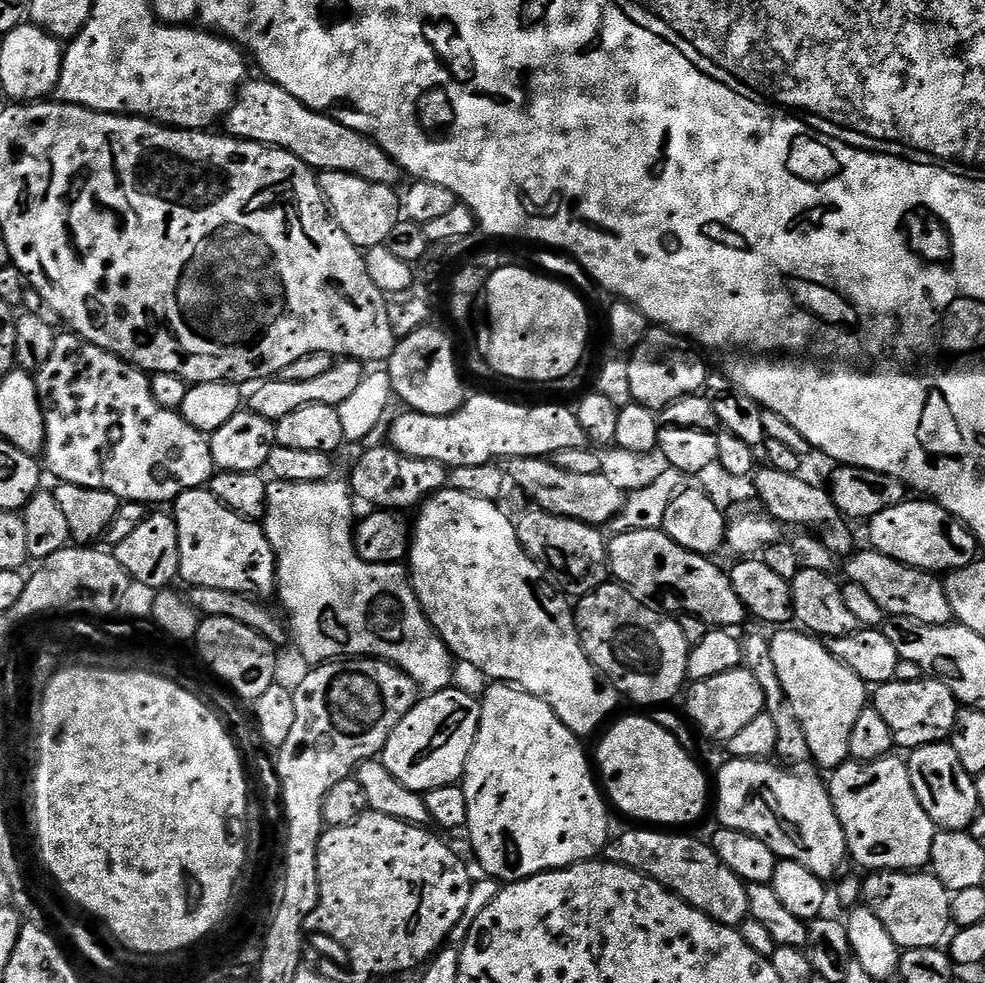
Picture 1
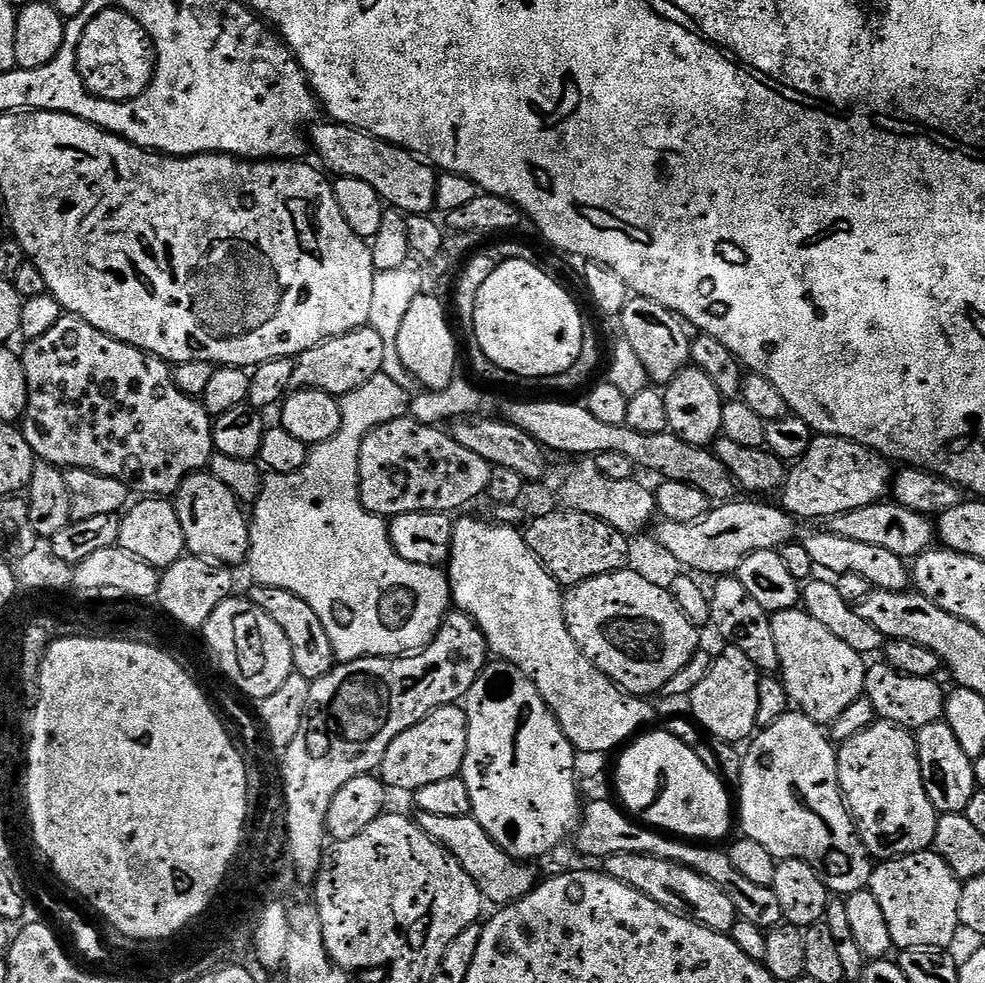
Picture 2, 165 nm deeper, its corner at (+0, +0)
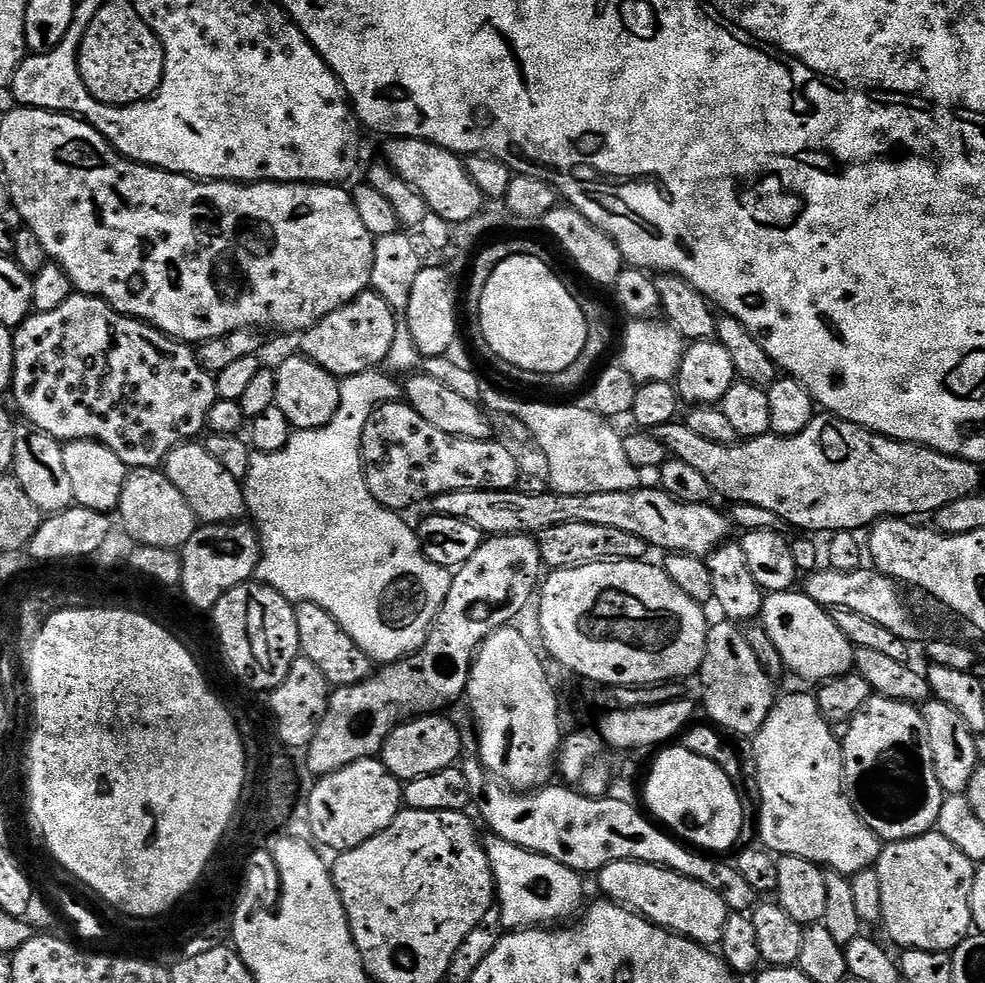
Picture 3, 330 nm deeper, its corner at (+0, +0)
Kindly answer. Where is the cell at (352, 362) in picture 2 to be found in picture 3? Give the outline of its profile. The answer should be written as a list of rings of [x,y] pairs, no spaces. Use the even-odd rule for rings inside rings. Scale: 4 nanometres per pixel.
[[[369,290],[353,298],[349,304],[343,304],[338,310],[323,316],[313,328],[304,329],[299,337],[299,340],[301,339],[299,351],[310,362],[322,366],[322,370],[326,370],[331,376],[337,378],[371,372],[379,369],[387,361],[390,345],[393,344],[396,337],[397,327],[398,317],[395,312],[390,310],[390,306],[386,306],[386,298]]]

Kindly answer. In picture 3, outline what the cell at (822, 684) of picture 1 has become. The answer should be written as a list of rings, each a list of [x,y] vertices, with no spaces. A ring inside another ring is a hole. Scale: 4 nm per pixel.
[[[803,590],[767,593],[758,620],[770,634],[770,642],[778,646],[778,654],[782,654],[782,662],[789,673],[804,680],[823,682],[853,671],[856,649],[846,634],[838,630],[831,611],[814,602]]]

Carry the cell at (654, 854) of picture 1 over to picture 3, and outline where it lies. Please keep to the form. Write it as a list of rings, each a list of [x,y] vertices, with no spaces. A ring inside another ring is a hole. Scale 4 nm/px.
[[[637,860],[610,862],[605,868],[600,869],[598,879],[600,879],[600,888],[604,891],[601,893],[607,899],[613,900],[615,904],[621,904],[624,908],[631,908],[639,916],[645,916],[649,922],[657,924],[659,928],[675,932],[678,936],[685,936],[695,944],[719,945],[729,910],[726,902],[722,902],[722,898],[714,890],[710,890],[710,886],[702,886],[702,882],[694,878],[686,878],[669,868],[663,868],[661,864],[647,864]]]

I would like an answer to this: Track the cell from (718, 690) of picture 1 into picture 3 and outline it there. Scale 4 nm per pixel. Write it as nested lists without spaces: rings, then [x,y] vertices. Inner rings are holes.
[[[713,623],[708,629],[706,654],[698,673],[700,696],[708,711],[707,719],[717,728],[736,738],[752,738],[772,709],[774,680],[766,674],[762,662],[754,658],[754,650],[750,650],[750,642],[746,642],[743,631],[735,623],[721,623]]]

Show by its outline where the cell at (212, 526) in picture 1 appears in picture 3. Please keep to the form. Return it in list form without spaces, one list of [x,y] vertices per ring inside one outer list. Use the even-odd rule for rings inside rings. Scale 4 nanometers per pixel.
[[[185,442],[178,445],[176,449],[164,459],[162,470],[170,478],[170,482],[174,482],[174,486],[178,486],[178,490],[182,490],[182,498],[186,498],[186,502],[190,502],[190,510],[194,510],[197,521],[199,521],[201,525],[231,524],[239,521],[241,517],[245,515],[246,505],[244,503],[244,490],[241,481],[236,480],[234,474],[227,472],[226,469],[211,456],[210,450],[204,448],[203,443]]]

